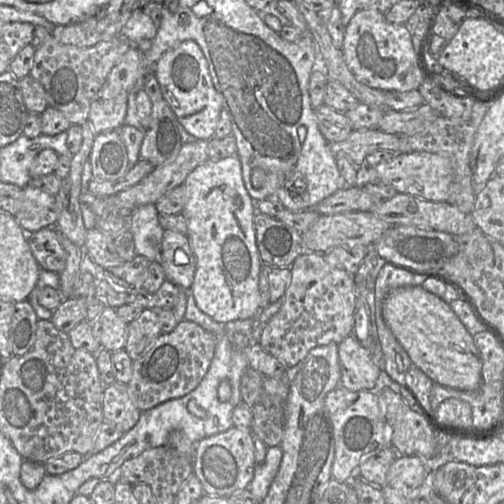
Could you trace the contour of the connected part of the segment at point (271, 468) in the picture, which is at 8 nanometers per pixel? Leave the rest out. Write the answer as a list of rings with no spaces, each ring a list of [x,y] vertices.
[[[280,446],[268,447],[265,459],[258,464],[255,469],[253,479],[250,482],[248,489],[259,502],[268,494],[270,485],[279,470],[282,455],[283,451]]]

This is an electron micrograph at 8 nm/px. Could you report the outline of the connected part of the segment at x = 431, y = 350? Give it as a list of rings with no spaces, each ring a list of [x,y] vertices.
[[[421,286],[392,289],[383,301],[382,316],[412,364],[434,383],[474,391],[482,382],[482,359],[471,335],[448,303]]]

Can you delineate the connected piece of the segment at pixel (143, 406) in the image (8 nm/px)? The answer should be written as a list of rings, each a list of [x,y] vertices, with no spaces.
[[[186,319],[171,332],[162,333],[143,356],[133,361],[133,375],[127,385],[135,406],[143,412],[193,391],[211,365],[216,344],[213,334]]]

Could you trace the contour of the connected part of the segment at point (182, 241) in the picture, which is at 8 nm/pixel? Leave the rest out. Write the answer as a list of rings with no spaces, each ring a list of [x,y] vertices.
[[[164,230],[160,263],[166,281],[189,290],[194,279],[196,259],[186,234]]]

